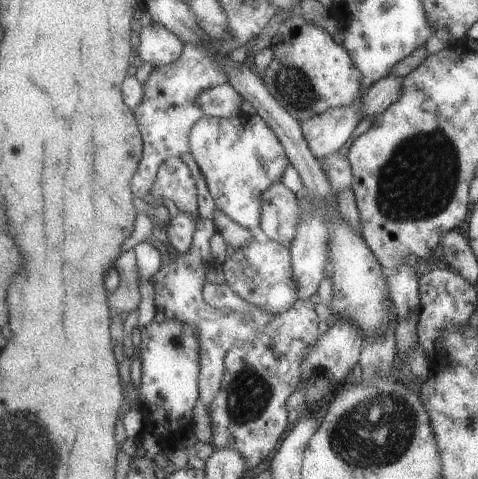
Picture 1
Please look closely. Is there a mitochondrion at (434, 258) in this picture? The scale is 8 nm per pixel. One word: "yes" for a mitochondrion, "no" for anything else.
no

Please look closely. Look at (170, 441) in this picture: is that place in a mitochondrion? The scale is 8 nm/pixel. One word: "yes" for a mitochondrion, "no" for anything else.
no

